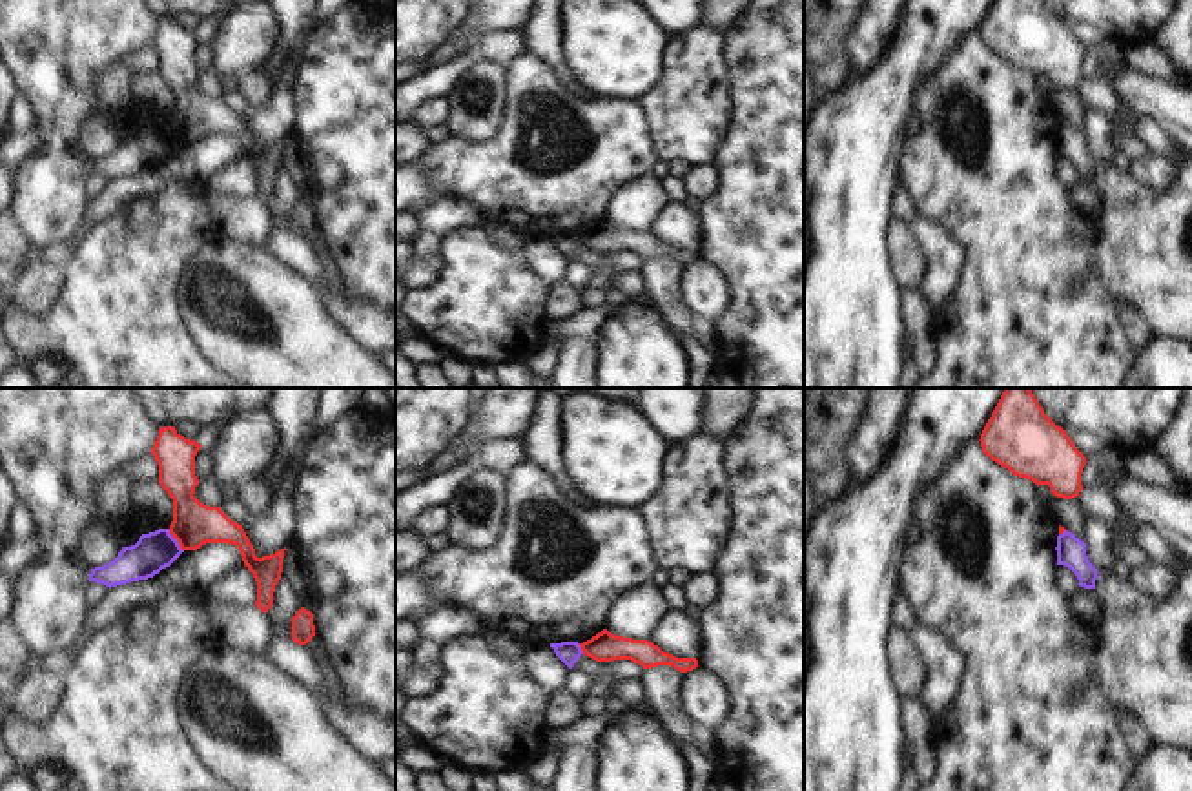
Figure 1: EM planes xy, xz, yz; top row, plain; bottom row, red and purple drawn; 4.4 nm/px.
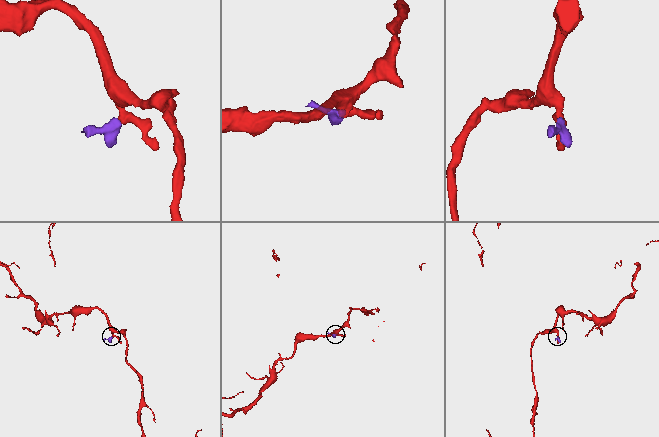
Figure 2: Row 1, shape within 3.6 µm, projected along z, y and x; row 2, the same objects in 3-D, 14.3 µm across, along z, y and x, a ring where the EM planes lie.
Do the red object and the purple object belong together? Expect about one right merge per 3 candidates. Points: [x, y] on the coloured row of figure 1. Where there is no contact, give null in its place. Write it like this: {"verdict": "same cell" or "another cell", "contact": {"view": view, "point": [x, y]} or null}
{"verdict": "another cell", "contact": {"view": "xy", "point": [175, 538]}}

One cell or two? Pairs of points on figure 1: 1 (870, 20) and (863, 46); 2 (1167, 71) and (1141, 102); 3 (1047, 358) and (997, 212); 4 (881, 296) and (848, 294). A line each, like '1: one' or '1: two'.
1: one
2: two
3: one
4: one

